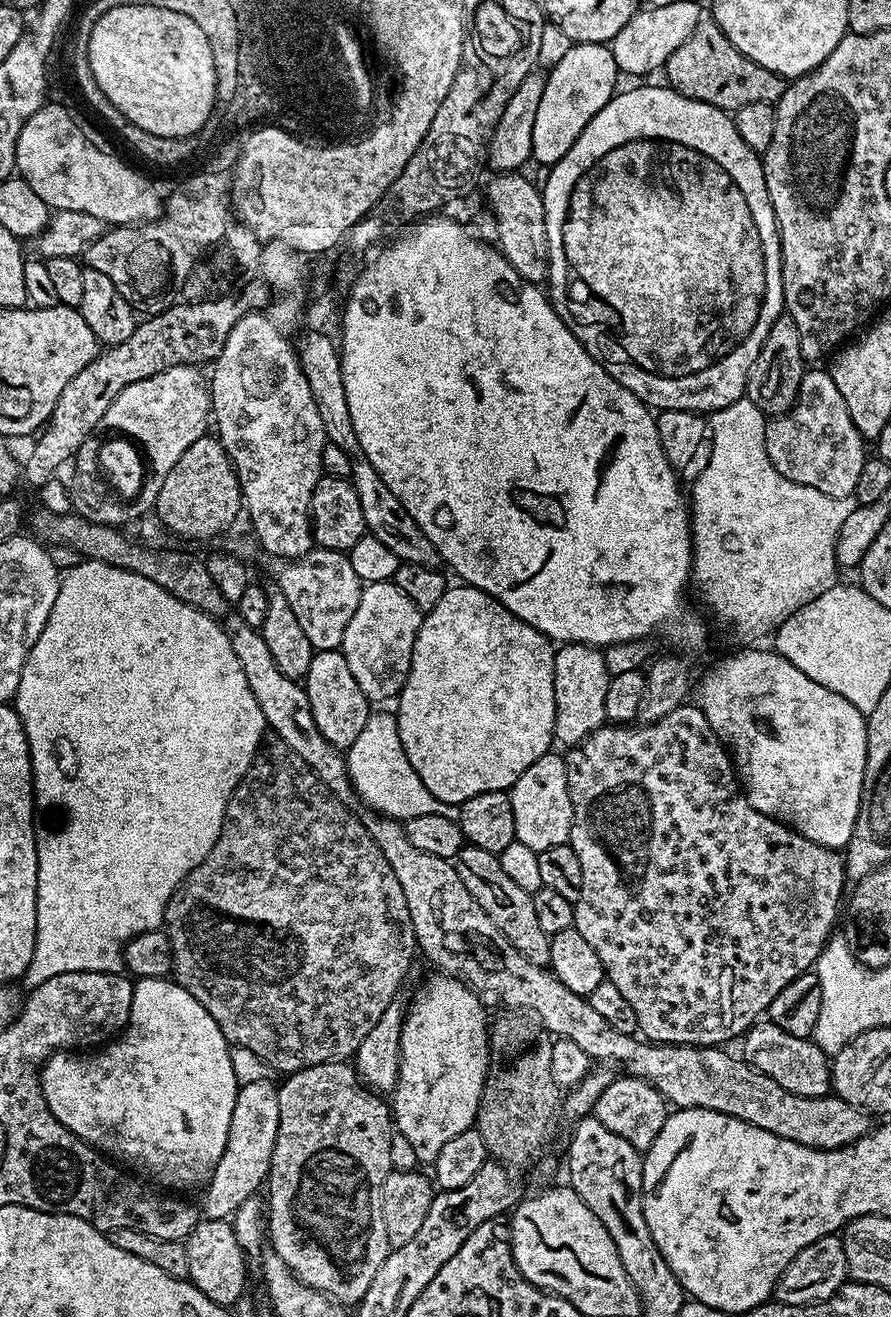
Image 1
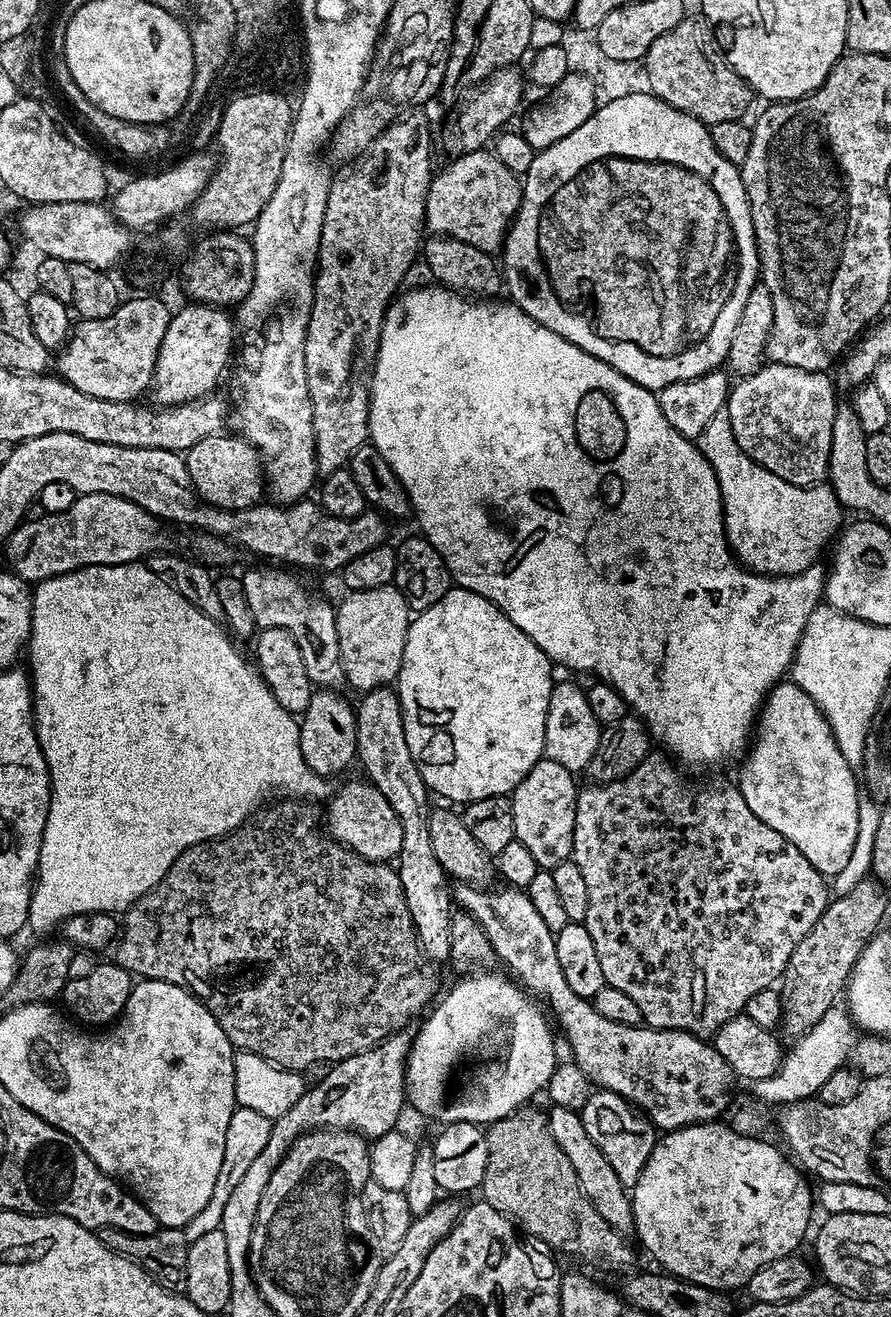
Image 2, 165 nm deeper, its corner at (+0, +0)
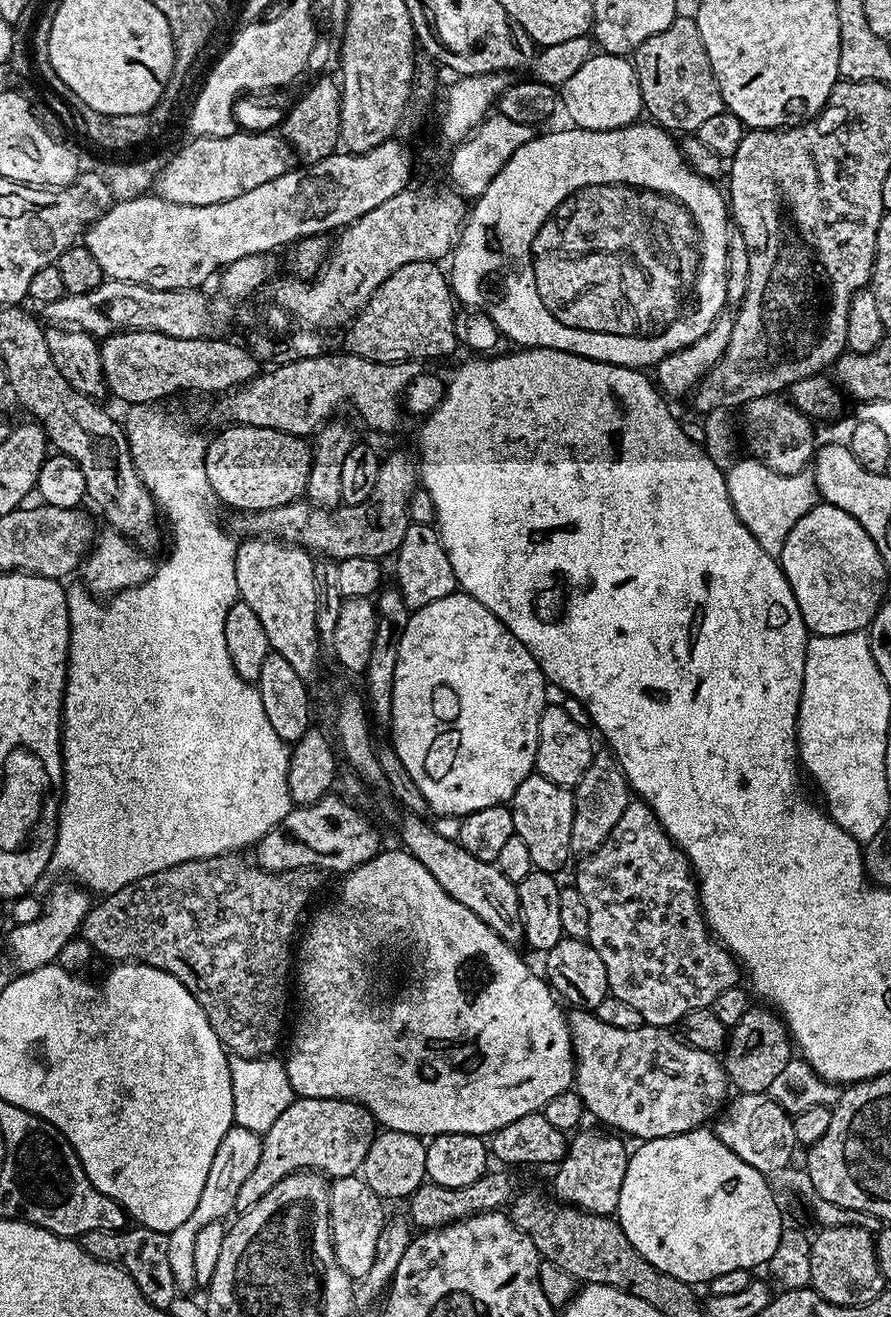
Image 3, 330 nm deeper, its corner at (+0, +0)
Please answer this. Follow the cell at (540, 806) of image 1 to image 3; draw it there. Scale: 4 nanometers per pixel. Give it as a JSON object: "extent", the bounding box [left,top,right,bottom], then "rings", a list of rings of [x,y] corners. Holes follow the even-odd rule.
{"extent":[510,774,574,873],"rings":[[[539,774],[526,777],[522,786],[518,786],[518,790],[514,790],[510,807],[514,818],[515,835],[522,838],[522,842],[526,842],[526,847],[530,849],[530,862],[537,872],[559,873],[559,868],[567,862],[568,856],[570,857],[572,852],[570,830],[574,826],[574,798],[572,794],[573,789],[571,787],[550,782],[550,778]]]}

